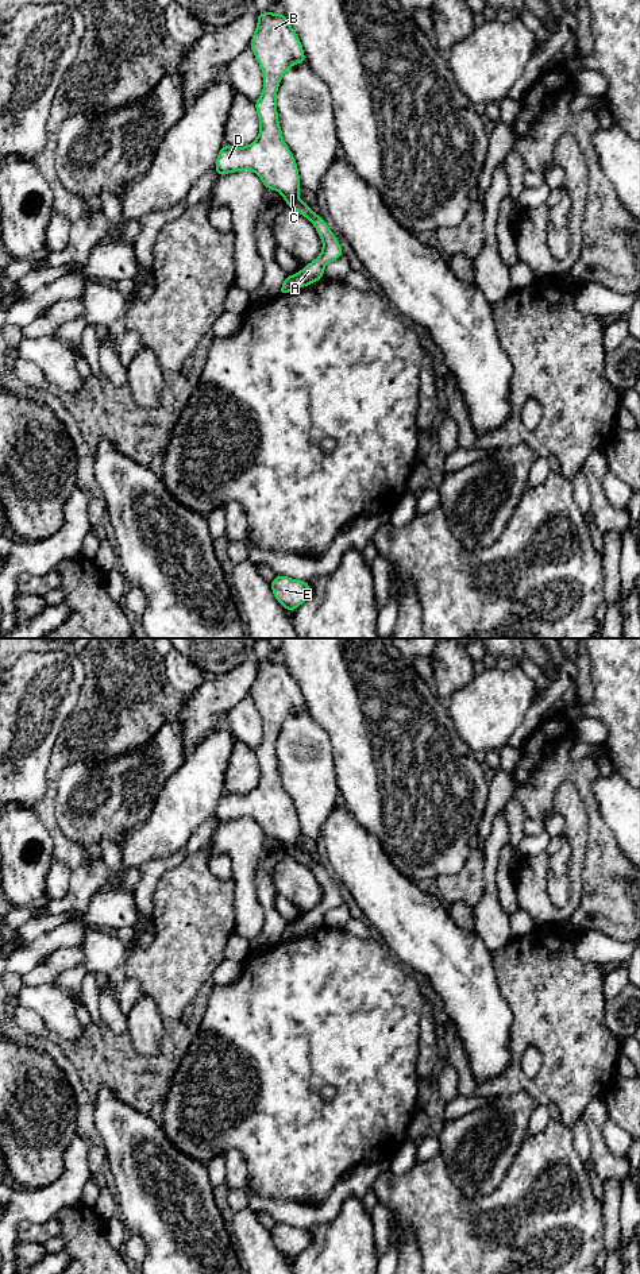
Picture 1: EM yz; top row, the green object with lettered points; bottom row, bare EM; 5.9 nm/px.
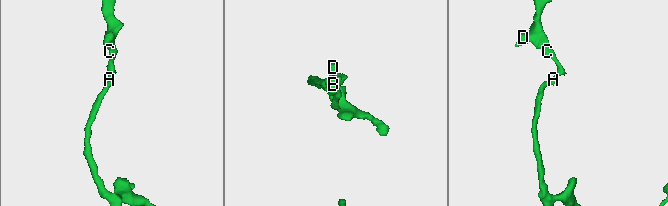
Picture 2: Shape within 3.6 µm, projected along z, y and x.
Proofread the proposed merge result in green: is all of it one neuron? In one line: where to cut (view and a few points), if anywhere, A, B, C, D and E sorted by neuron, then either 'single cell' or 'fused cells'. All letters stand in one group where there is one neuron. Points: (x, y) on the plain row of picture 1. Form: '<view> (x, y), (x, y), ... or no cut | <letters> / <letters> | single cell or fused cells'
no cut | A B C D E | single cell

